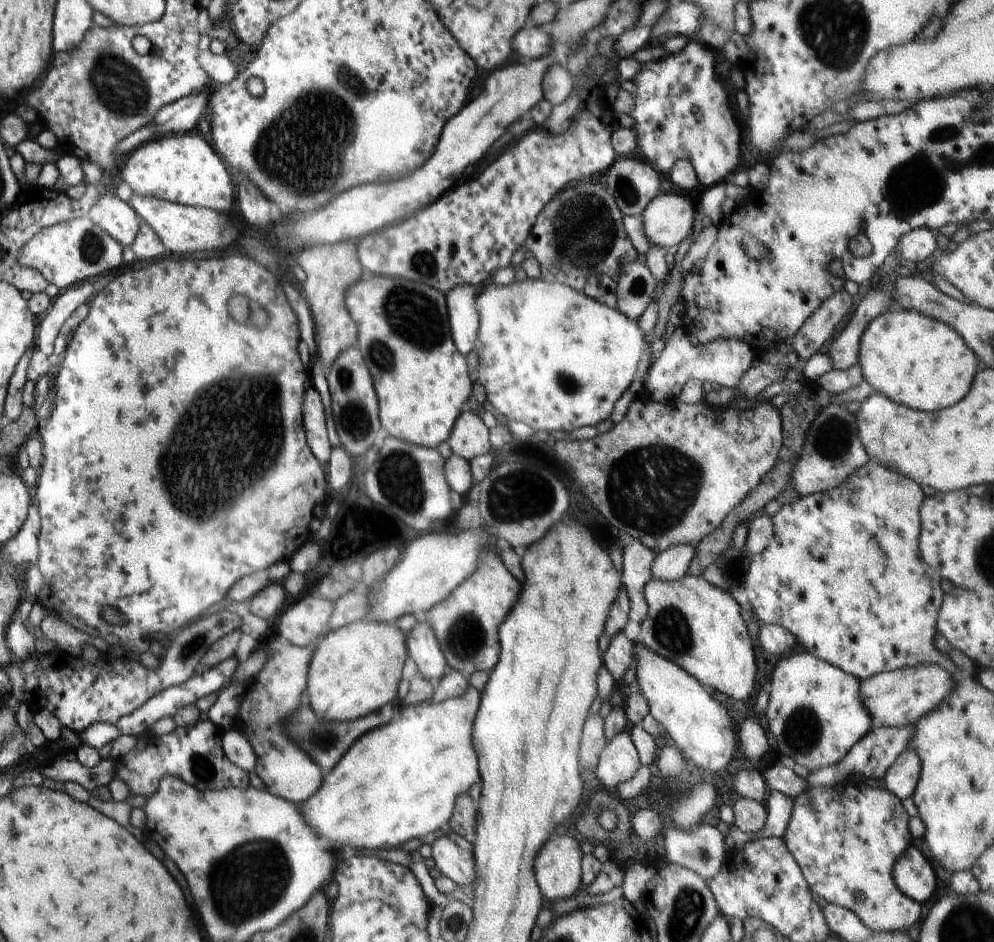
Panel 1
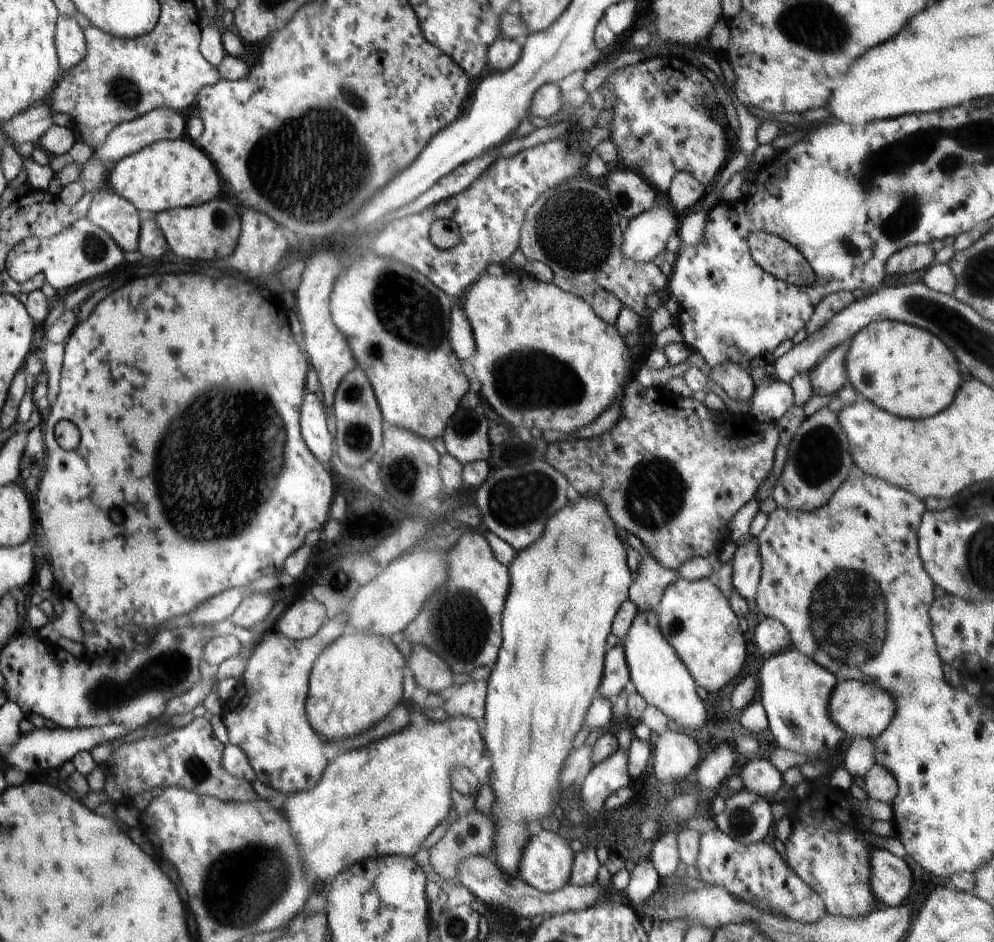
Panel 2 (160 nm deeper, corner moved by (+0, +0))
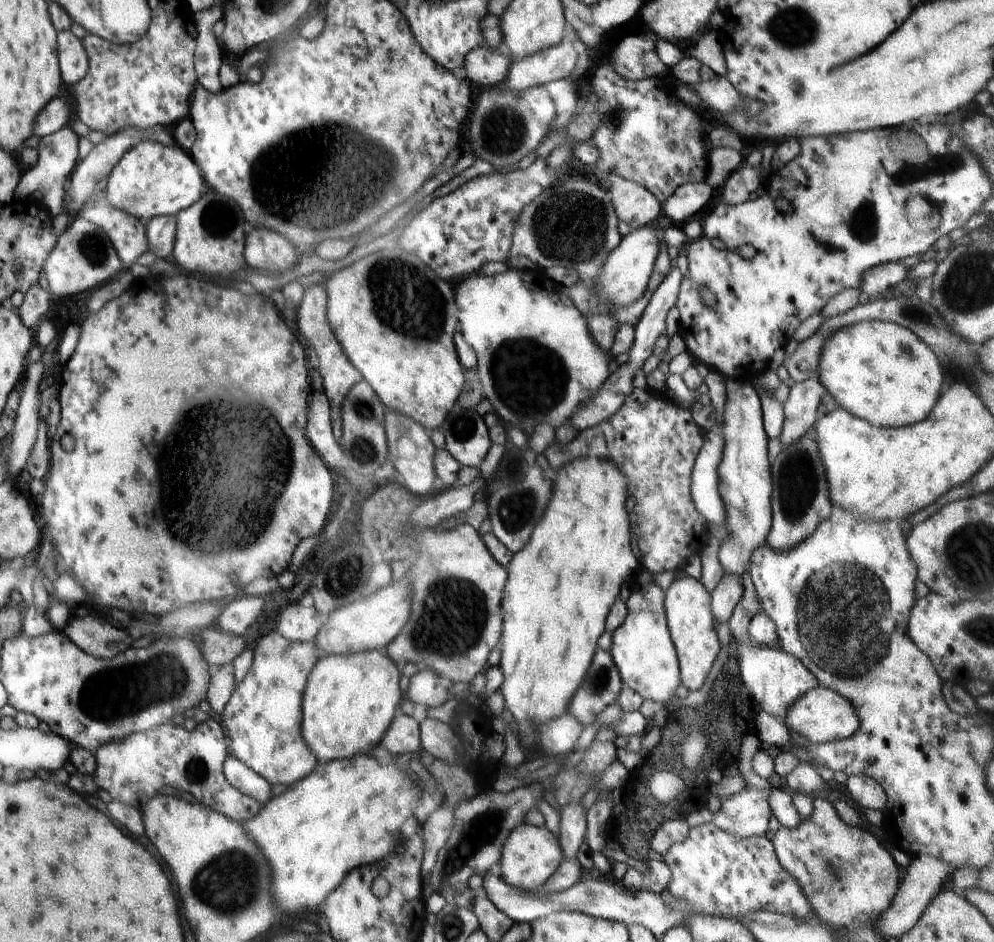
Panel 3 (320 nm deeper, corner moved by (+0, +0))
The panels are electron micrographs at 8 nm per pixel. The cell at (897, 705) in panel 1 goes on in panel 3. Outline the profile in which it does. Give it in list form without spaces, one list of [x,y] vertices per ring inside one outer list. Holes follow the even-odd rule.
[[[818,686],[806,692],[798,702],[790,706],[785,725],[788,729],[798,732],[810,744],[826,744],[851,737],[858,730],[859,718],[853,705],[843,696],[830,688]]]

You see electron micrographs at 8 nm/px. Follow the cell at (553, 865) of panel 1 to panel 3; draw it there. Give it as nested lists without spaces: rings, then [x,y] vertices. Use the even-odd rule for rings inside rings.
[[[520,824],[506,838],[500,856],[499,875],[506,884],[523,891],[536,891],[554,874],[564,860],[560,840],[546,827]]]

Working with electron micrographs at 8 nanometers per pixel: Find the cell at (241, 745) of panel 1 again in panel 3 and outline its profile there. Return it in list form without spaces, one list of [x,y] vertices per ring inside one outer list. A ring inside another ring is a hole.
[[[226,757],[223,773],[234,788],[257,800],[262,806],[271,800],[271,784],[236,757]]]

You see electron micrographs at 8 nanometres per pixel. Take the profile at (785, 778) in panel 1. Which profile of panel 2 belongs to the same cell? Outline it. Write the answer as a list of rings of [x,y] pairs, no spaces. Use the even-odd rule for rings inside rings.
[[[754,756],[743,767],[740,772],[743,787],[758,796],[776,793],[784,782],[782,772],[770,764],[767,756]]]

